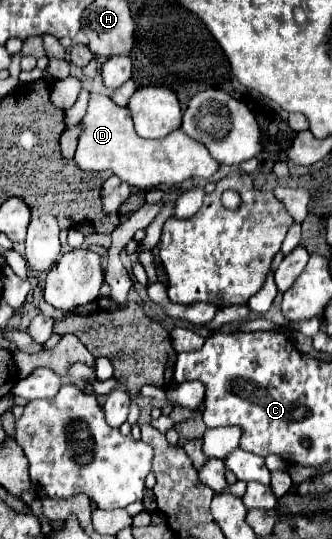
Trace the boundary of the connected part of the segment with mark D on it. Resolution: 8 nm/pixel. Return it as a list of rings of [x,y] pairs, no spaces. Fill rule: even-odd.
[[[91,94],[87,114],[79,122],[79,126],[81,126],[81,134],[77,138],[77,152],[75,152],[77,166],[81,170],[111,170],[123,182],[127,182],[129,186],[141,188],[141,190],[149,190],[149,188],[157,188],[157,186],[177,186],[189,178],[209,178],[219,166],[209,156],[207,148],[201,142],[187,138],[187,134],[183,134],[181,130],[177,130],[175,134],[169,134],[167,138],[161,138],[161,140],[145,140],[145,138],[137,136],[133,130],[129,108],[117,106],[109,96]]]

